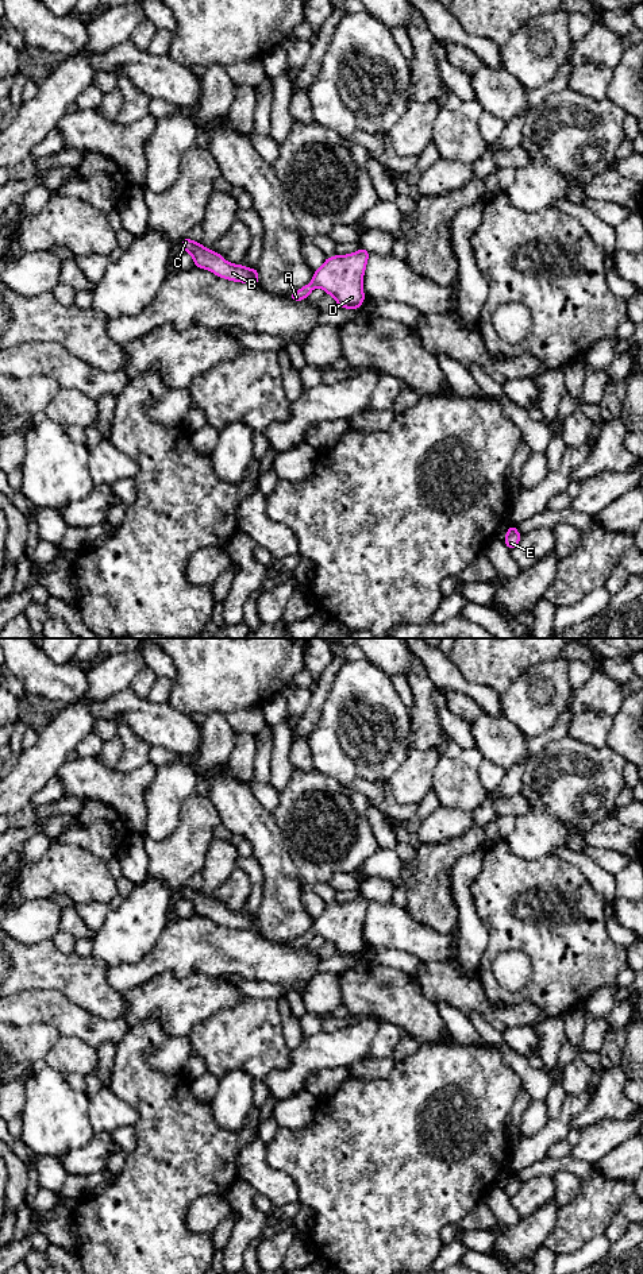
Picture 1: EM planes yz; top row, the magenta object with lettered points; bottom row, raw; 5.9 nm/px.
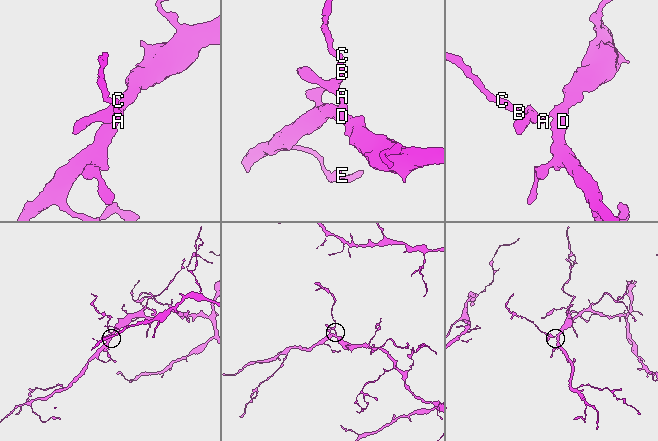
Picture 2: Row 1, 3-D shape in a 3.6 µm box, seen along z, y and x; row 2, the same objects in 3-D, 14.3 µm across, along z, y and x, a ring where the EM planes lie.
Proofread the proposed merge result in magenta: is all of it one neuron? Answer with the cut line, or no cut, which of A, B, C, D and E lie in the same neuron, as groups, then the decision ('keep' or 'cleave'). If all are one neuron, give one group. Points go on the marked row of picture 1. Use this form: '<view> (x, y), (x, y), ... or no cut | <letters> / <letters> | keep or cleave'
no cut | A B C D E | keep

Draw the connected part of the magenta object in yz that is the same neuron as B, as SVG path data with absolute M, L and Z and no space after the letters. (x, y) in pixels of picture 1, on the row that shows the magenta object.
M184 238L181 240L181 246L184 251L188 251L192 255L195 260L195 267L209 270L220 278L242 283L249 282L259 286L257 267L247 269L240 263L231 265L213 250L208 250L203 247L199 242L193 242L188 238Z

